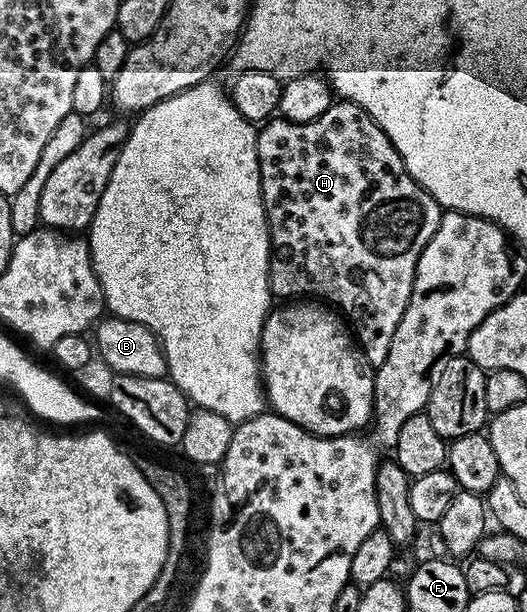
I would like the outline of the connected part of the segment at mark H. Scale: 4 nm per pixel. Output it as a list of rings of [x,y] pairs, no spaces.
[[[343,100],[333,101],[332,106],[326,108],[322,116],[318,116],[318,120],[310,120],[306,124],[287,122],[279,116],[273,118],[273,122],[266,123],[264,127],[261,125],[256,135],[260,191],[264,201],[264,214],[268,218],[268,284],[277,299],[296,300],[301,296],[311,296],[343,311],[347,321],[354,327],[354,337],[360,343],[366,360],[372,367],[378,367],[386,360],[386,355],[390,352],[390,340],[394,340],[394,332],[398,332],[398,324],[406,312],[406,304],[410,304],[416,265],[426,244],[440,226],[442,207],[436,203],[434,196],[430,196],[430,192],[422,189],[408,175],[402,156],[396,151],[394,144],[390,144],[386,132],[382,132],[377,122],[358,104]]]

